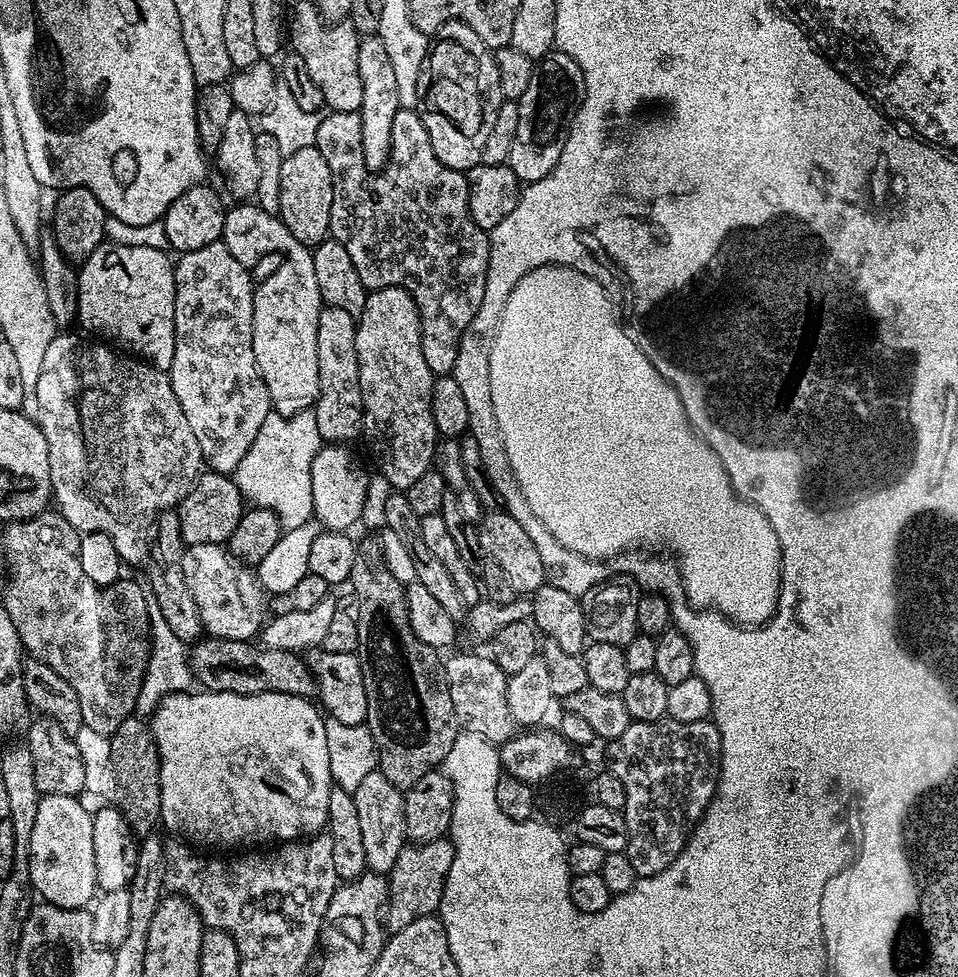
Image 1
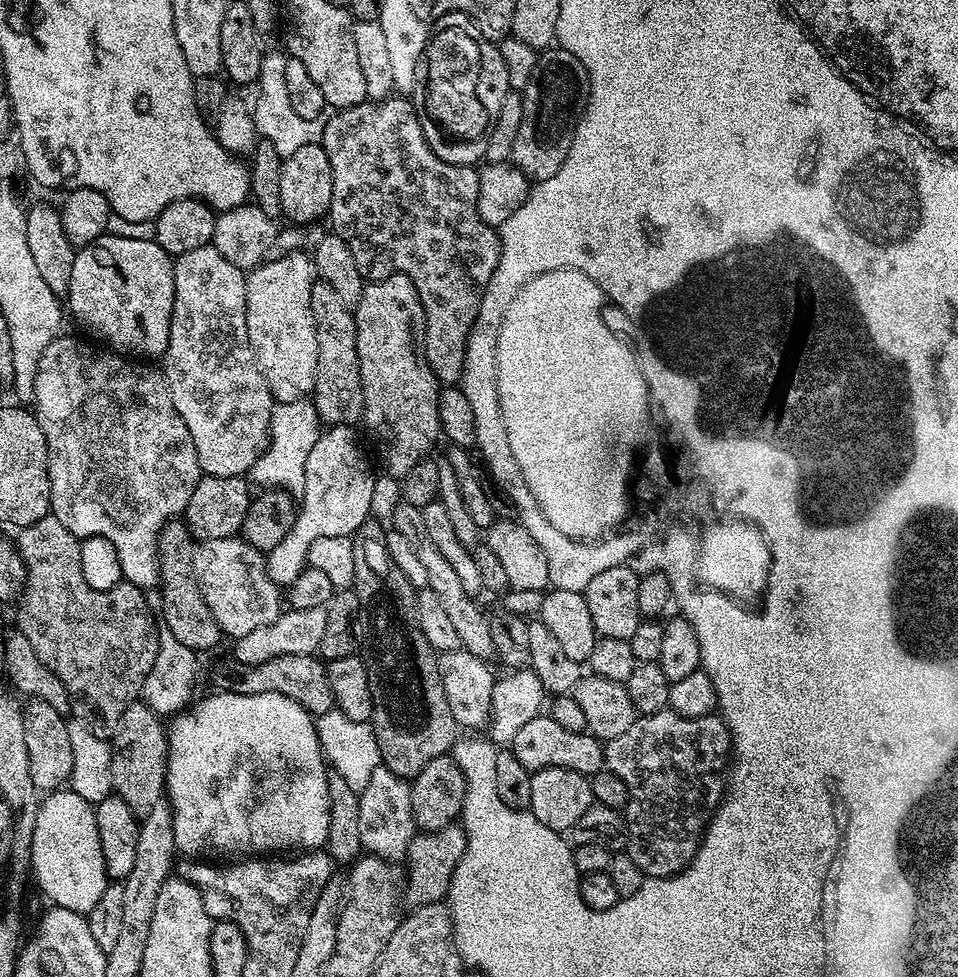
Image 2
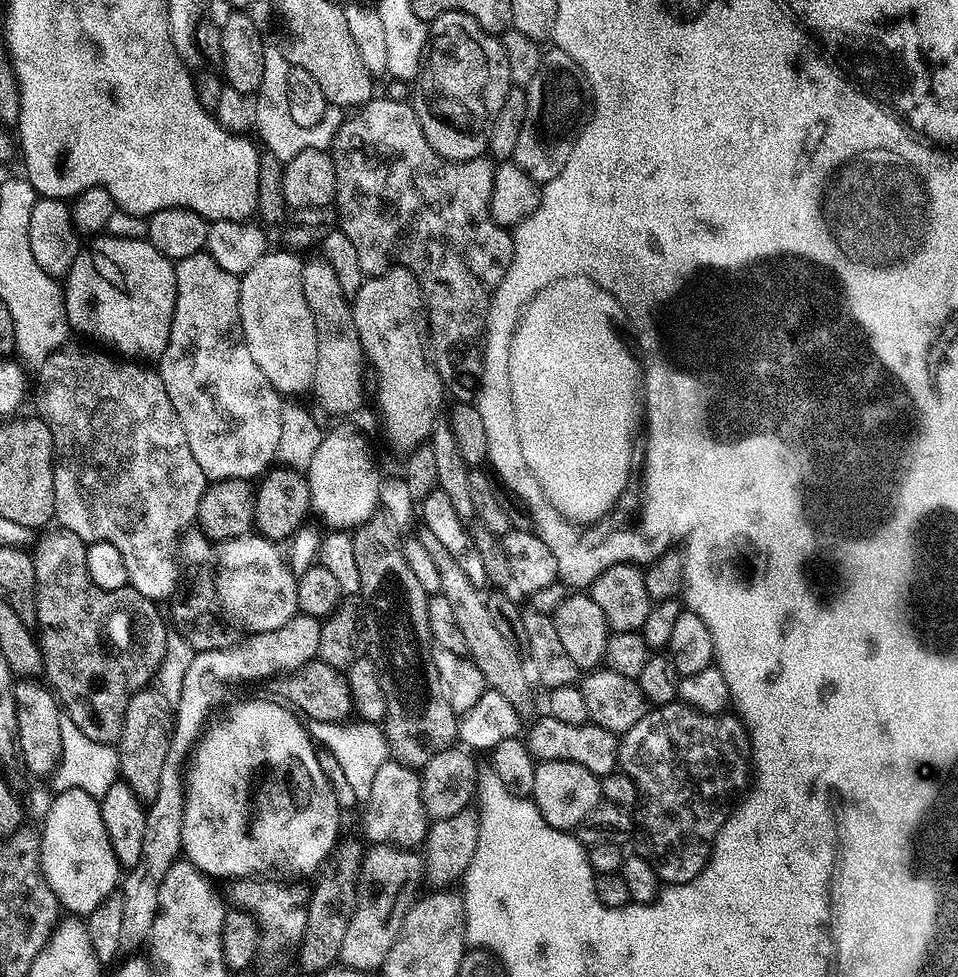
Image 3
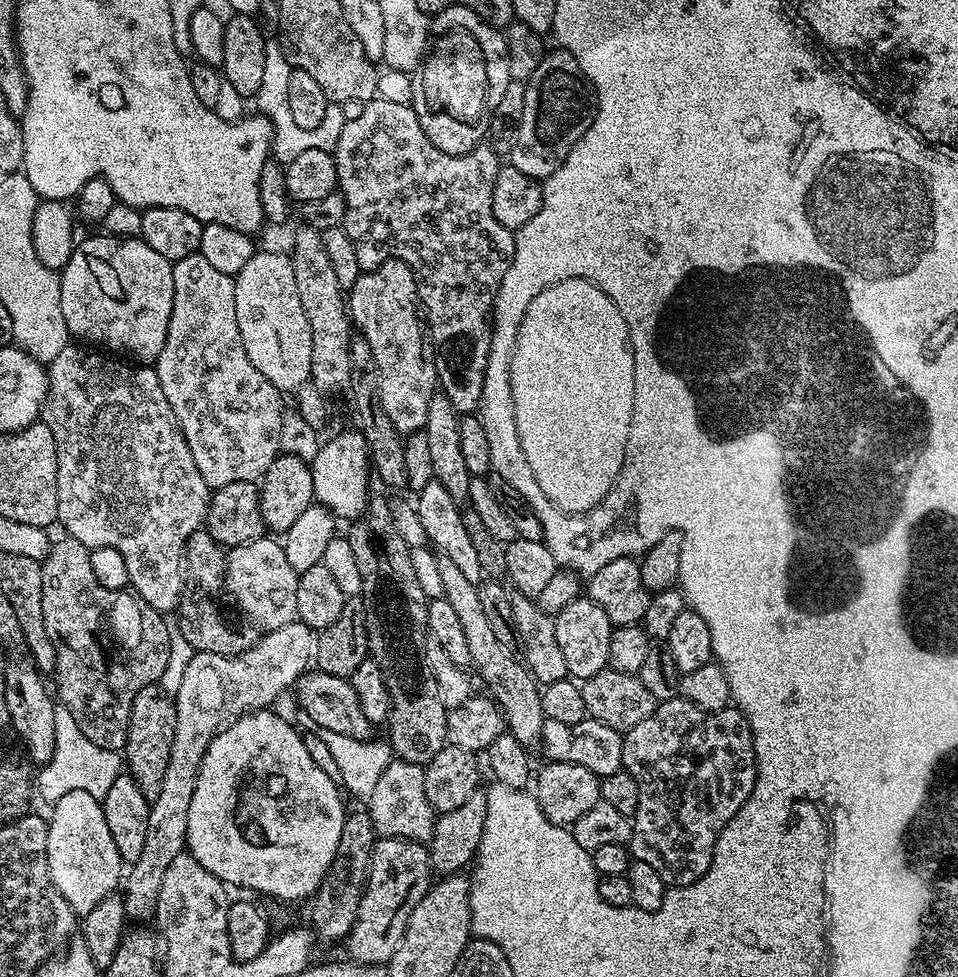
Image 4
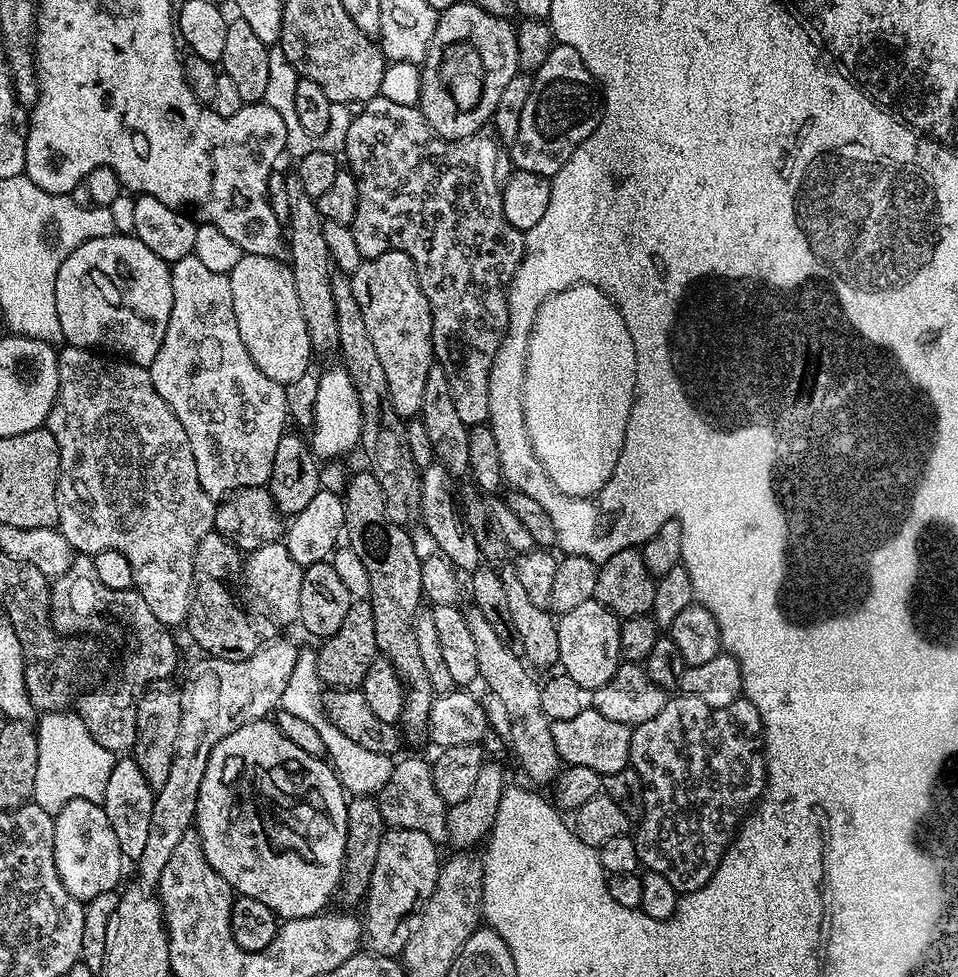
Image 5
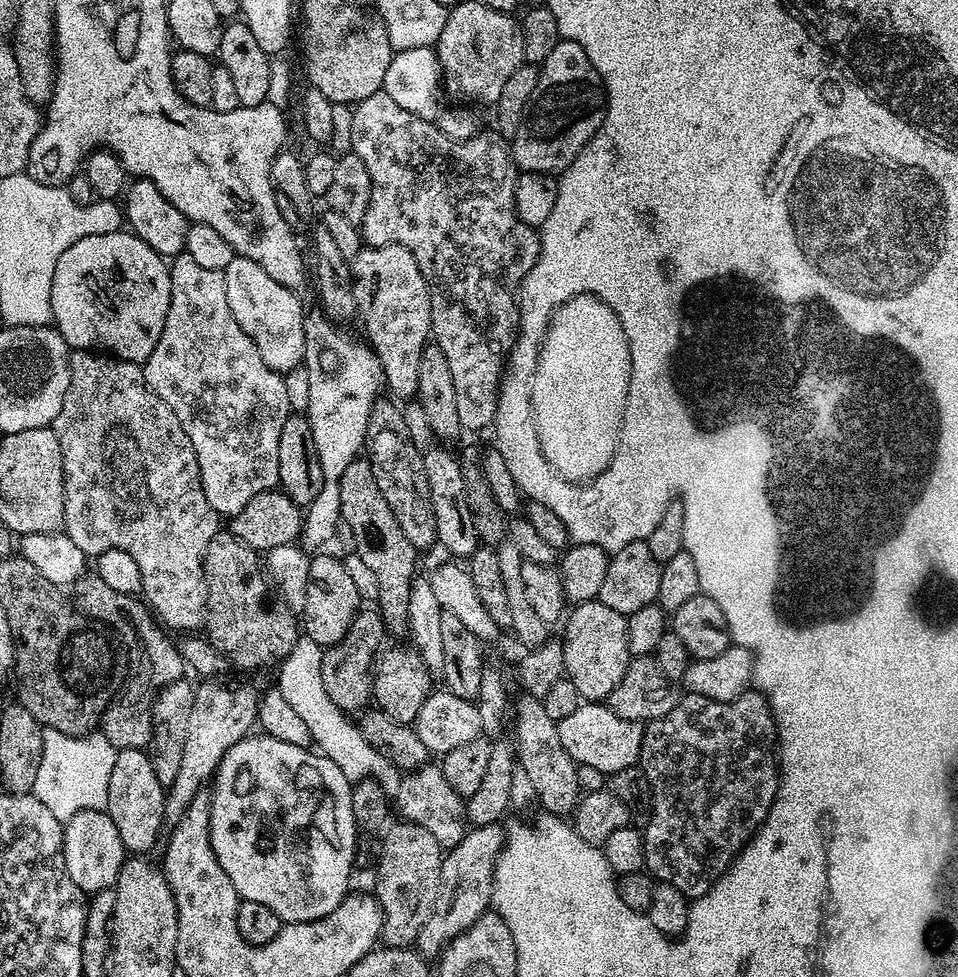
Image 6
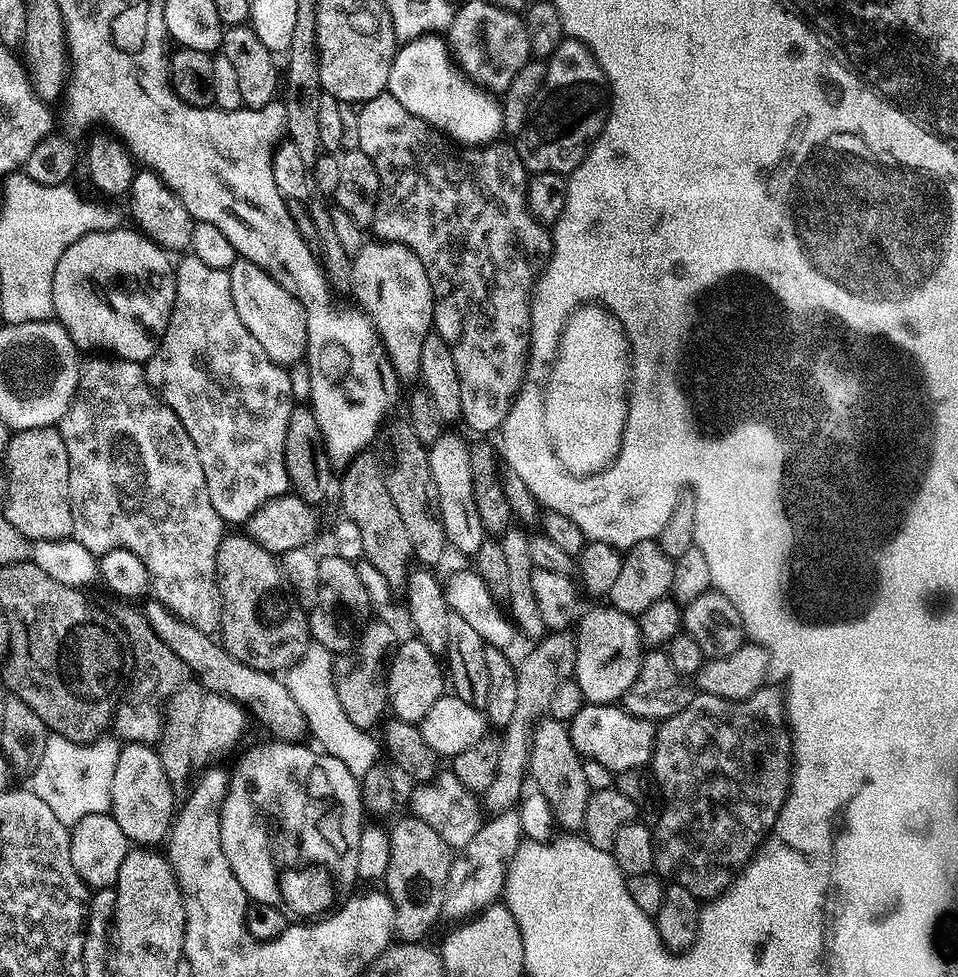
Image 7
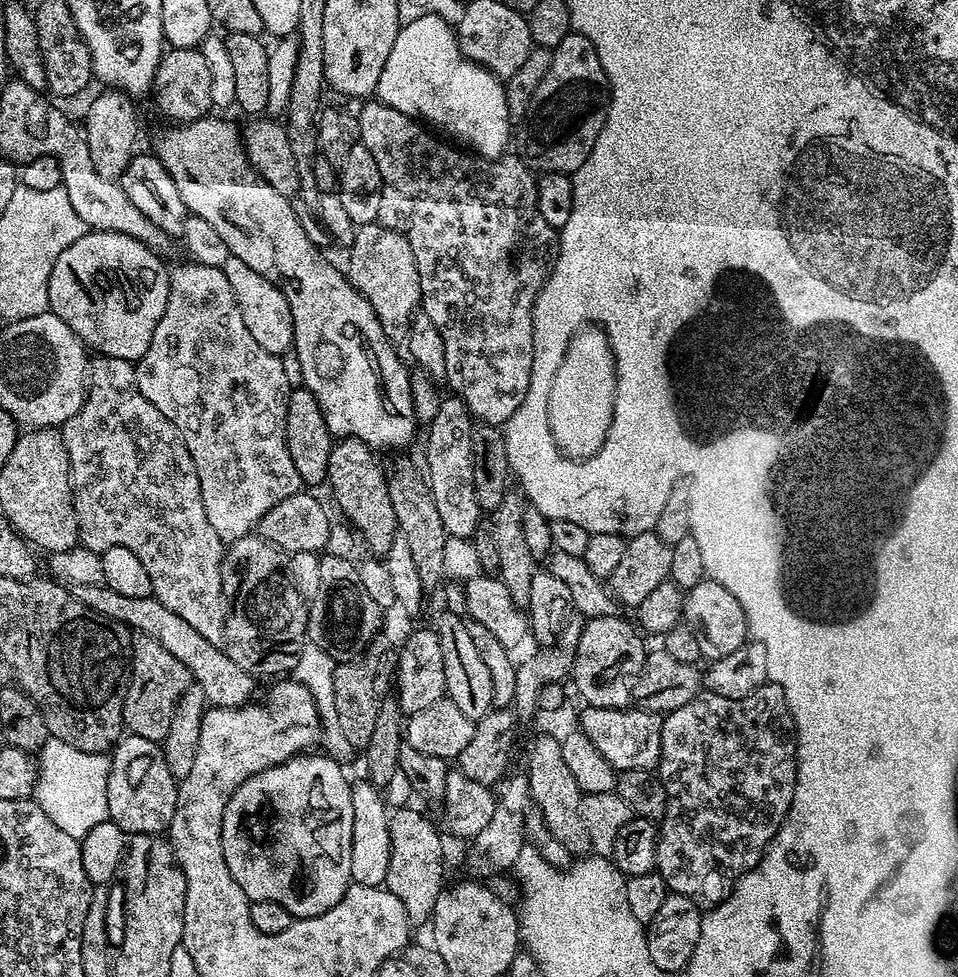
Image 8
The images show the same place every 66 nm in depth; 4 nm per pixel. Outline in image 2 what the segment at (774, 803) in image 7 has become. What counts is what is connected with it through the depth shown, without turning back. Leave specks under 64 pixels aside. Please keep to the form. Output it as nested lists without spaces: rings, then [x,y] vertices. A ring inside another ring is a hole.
[[[671,710],[637,715],[626,734],[618,734],[618,738],[604,744],[607,771],[622,778],[628,787],[628,804],[622,809],[628,822],[626,851],[645,877],[673,876],[692,861],[716,807],[724,798],[731,754],[732,735],[719,715],[686,718]]]

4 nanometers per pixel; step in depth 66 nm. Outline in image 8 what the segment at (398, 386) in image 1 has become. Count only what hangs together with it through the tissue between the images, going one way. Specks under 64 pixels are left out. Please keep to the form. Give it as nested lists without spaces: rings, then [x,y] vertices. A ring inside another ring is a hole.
[[[378,222],[362,224],[357,227],[356,237],[347,252],[346,275],[354,290],[370,302],[374,314],[378,314],[378,322],[382,322],[382,330],[386,330],[393,342],[407,341],[412,317],[422,304],[418,266],[414,262],[410,242],[406,242],[402,234]]]

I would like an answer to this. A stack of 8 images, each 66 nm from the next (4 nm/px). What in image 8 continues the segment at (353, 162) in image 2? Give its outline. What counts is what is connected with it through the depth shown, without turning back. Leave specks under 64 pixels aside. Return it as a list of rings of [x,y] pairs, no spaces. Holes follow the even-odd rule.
[[[372,98],[360,108],[360,136],[359,143],[374,154],[374,162],[378,162],[378,170],[382,170],[382,206],[378,210],[378,223],[402,234],[406,242],[410,242],[410,250],[414,254],[414,262],[418,266],[420,279],[420,294],[423,297],[422,311],[438,326],[438,334],[442,334],[442,346],[446,346],[446,374],[444,380],[451,391],[460,397],[460,401],[467,406],[468,411],[481,424],[495,424],[503,426],[508,419],[522,406],[526,392],[530,386],[532,363],[534,362],[534,322],[532,321],[532,307],[540,293],[540,287],[548,279],[549,272],[554,267],[554,253],[558,248],[557,229],[542,218],[542,210],[538,210],[538,194],[536,193],[537,177],[533,169],[529,168],[519,155],[505,154],[499,160],[485,160],[475,154],[469,154],[451,143],[443,144],[439,135],[433,134],[421,121],[402,114],[381,100]]]

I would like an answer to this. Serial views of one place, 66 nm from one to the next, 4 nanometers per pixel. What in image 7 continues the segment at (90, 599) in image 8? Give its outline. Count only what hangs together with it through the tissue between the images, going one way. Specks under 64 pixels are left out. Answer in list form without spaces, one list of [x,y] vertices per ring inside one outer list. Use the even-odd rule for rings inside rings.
[[[148,598],[143,601],[144,608],[142,608],[142,615],[143,618],[150,624],[150,630],[154,630],[154,634],[158,634],[158,638],[162,638],[162,642],[166,642],[166,646],[170,646],[170,650],[174,650],[174,654],[178,654],[178,658],[182,658],[182,662],[186,662],[186,666],[188,667],[189,673],[195,679],[199,682],[201,686],[204,687],[205,693],[211,694],[213,696],[224,696],[225,699],[233,701],[241,706],[243,706],[249,713],[252,712],[254,715],[257,716],[258,719],[261,720],[262,723],[265,724],[266,727],[269,728],[270,731],[273,732],[274,735],[278,736],[276,737],[279,741],[282,742],[294,742],[297,741],[300,738],[300,735],[305,735],[306,732],[306,725],[304,723],[304,715],[300,710],[298,710],[298,704],[294,702],[294,697],[290,695],[290,690],[286,690],[286,686],[284,685],[283,679],[279,675],[270,673],[270,672],[264,672],[262,669],[253,666],[252,664],[243,664],[241,660],[238,658],[234,658],[230,654],[226,654],[222,648],[219,647],[213,647],[212,643],[208,643],[208,640],[205,639],[205,635],[202,630],[198,630],[197,627],[189,627],[189,623],[185,620],[179,620],[178,617],[176,617],[173,612],[169,608],[167,608],[166,605],[161,604],[159,600],[155,598]]]

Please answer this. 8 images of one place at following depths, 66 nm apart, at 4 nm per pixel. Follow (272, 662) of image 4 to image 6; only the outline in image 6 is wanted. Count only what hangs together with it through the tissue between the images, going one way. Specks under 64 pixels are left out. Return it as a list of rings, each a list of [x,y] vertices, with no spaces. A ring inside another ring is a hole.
[[[204,682],[196,688],[194,706],[190,714],[190,726],[186,738],[186,750],[182,750],[182,766],[174,774],[174,782],[167,785],[164,793],[164,822],[174,826],[186,814],[186,806],[205,787],[204,783],[215,777],[220,760],[238,741],[253,731],[258,720],[257,693],[244,688],[219,688],[216,682]]]

